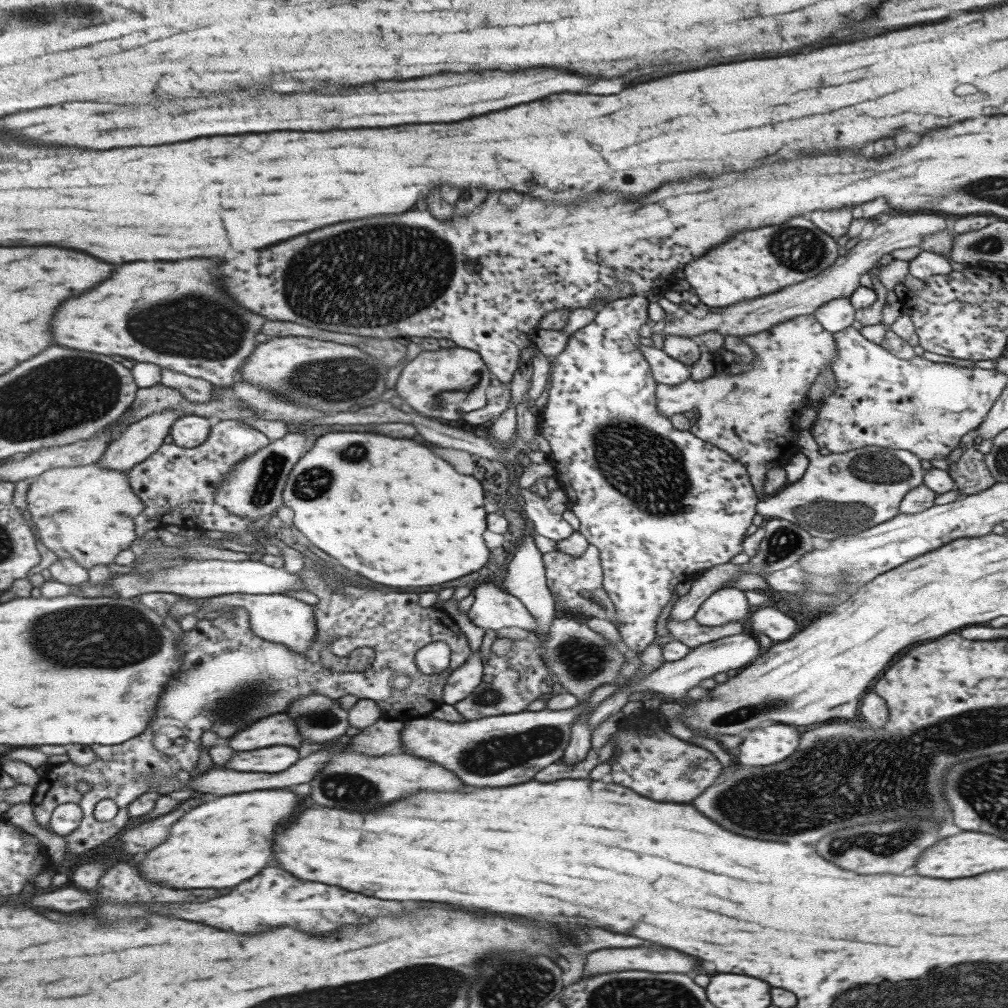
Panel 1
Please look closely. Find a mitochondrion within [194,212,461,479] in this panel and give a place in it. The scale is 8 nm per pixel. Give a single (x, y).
(328, 380)

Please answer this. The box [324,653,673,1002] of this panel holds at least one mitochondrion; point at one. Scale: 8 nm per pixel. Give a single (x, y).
(498, 754)

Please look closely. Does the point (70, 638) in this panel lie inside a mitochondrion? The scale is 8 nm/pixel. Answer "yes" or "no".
yes

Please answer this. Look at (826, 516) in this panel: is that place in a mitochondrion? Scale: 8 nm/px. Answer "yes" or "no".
yes

